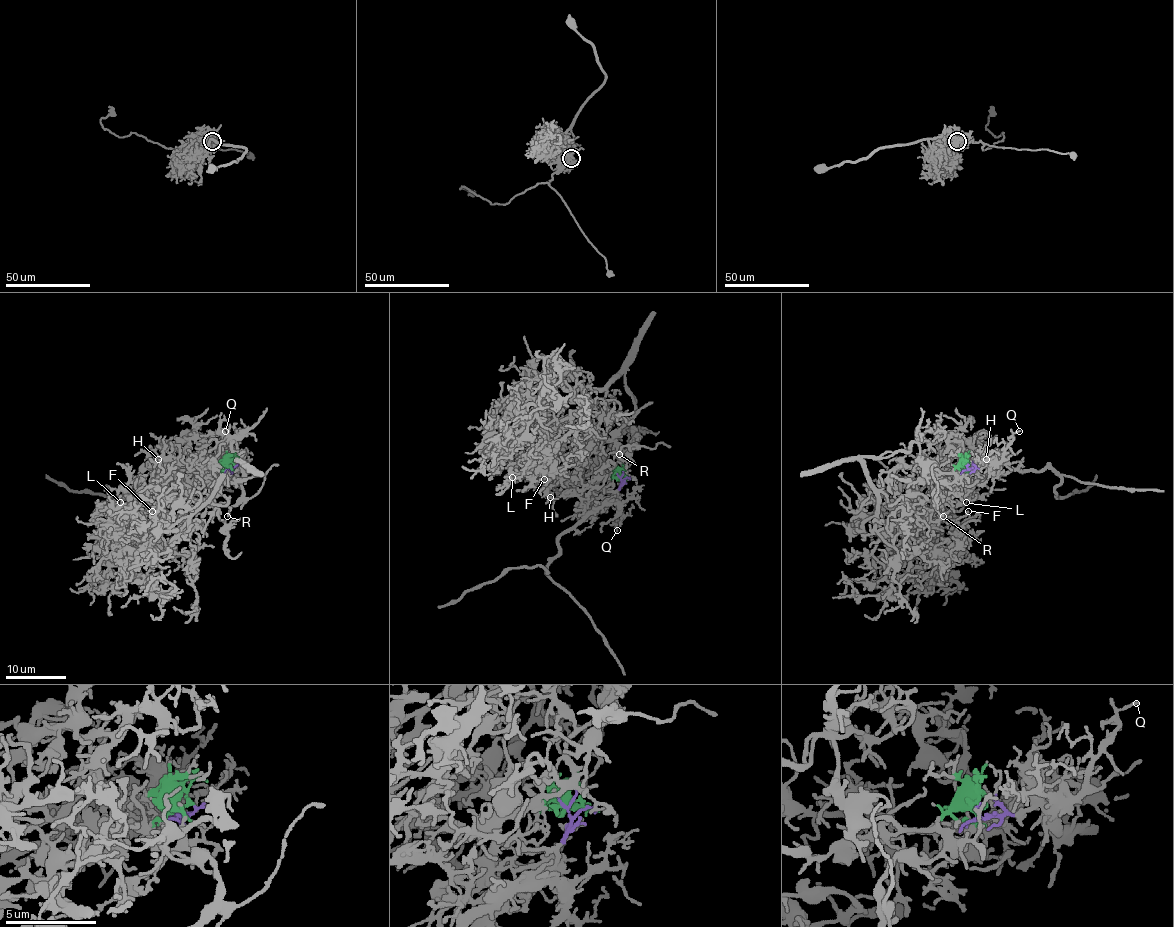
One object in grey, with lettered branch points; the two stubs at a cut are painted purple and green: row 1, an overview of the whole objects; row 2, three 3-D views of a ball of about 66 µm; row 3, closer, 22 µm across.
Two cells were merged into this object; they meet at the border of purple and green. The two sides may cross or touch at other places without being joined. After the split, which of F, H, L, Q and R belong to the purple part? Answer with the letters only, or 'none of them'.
Q

